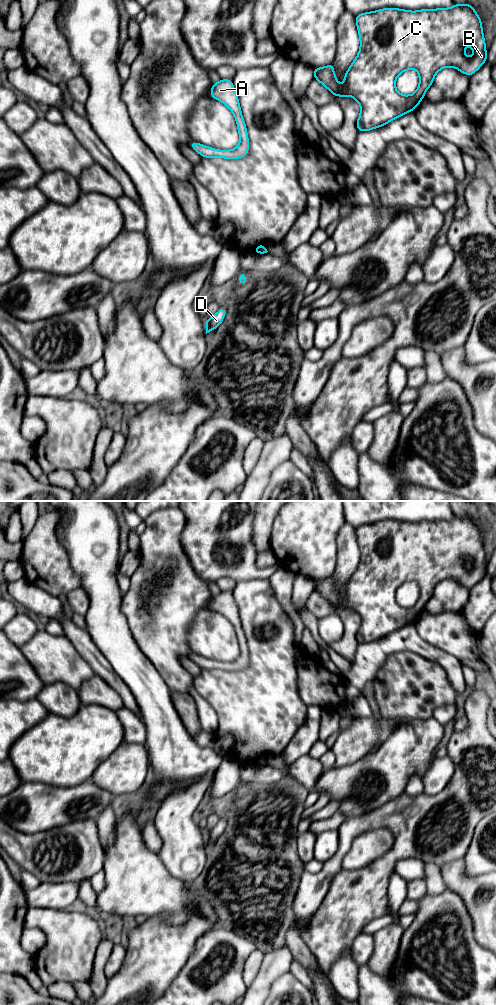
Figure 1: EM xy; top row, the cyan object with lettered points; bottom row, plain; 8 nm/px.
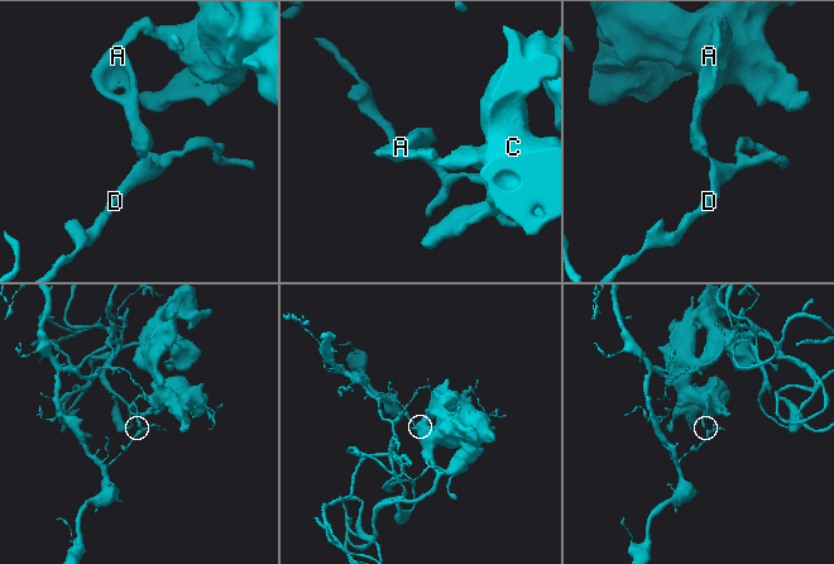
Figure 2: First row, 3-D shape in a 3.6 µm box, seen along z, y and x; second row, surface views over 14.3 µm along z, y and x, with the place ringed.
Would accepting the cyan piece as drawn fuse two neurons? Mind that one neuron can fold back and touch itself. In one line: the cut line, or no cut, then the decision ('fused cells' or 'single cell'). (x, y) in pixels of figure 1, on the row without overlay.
cut in xy along (263, 758), (256, 762); fused cells

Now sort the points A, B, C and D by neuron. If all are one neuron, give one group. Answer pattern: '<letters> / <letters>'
A B C / D

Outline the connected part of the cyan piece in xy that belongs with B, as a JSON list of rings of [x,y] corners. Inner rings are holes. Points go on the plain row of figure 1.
[[[469,515],[454,516],[451,520],[421,521],[409,523],[398,520],[383,520],[365,524],[355,528],[360,551],[360,561],[357,569],[344,586],[345,595],[340,598],[334,585],[333,574],[325,579],[312,580],[314,591],[319,593],[334,608],[353,609],[361,618],[360,628],[356,633],[359,644],[370,643],[388,636],[390,633],[415,623],[423,612],[426,603],[432,597],[435,587],[445,579],[454,579],[468,588],[473,587],[487,573],[486,556],[483,547],[481,530]],[[470,557],[473,569],[467,570],[464,559]],[[415,581],[419,586],[419,598],[414,606],[402,607],[396,602],[396,590],[404,583]]]

